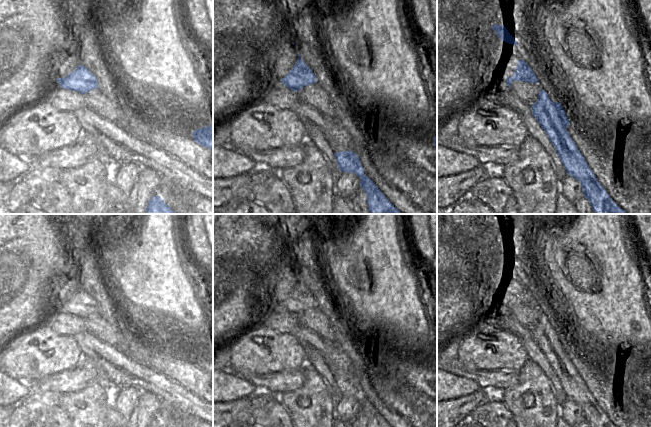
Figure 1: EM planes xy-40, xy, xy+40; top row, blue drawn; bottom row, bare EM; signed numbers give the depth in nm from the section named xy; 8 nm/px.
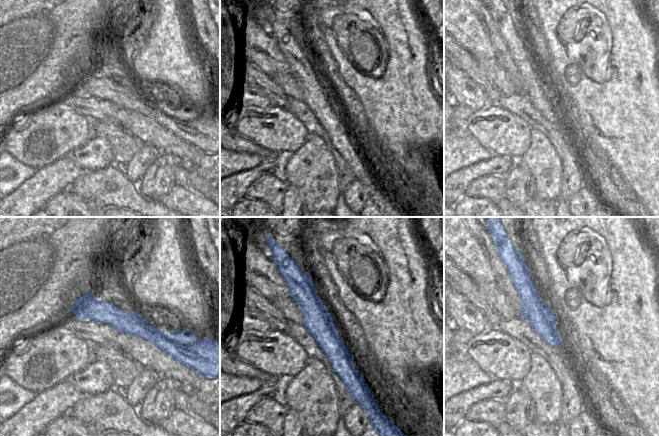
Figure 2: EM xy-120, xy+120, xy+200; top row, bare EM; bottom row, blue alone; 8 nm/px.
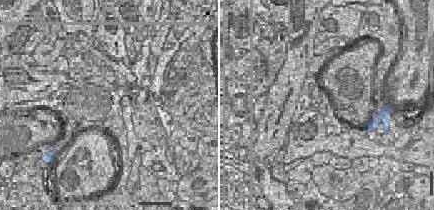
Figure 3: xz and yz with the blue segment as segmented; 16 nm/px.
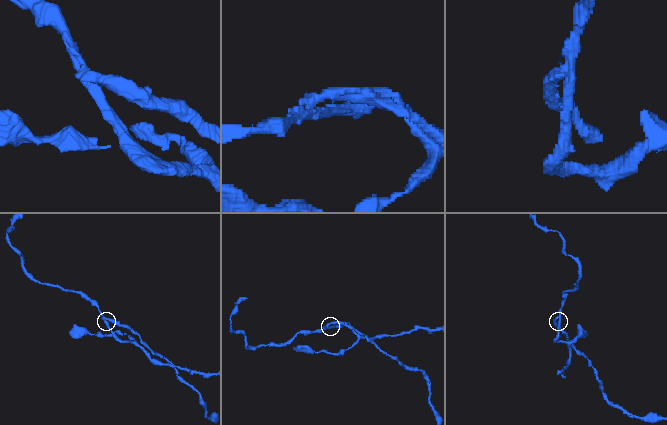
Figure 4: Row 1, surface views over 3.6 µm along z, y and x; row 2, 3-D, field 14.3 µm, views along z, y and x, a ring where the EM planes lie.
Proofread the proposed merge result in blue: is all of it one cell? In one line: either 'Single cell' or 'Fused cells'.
Fused cells.

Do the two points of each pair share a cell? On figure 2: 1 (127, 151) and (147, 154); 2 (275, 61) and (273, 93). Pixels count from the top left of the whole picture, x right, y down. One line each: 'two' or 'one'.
1: two
2: two

